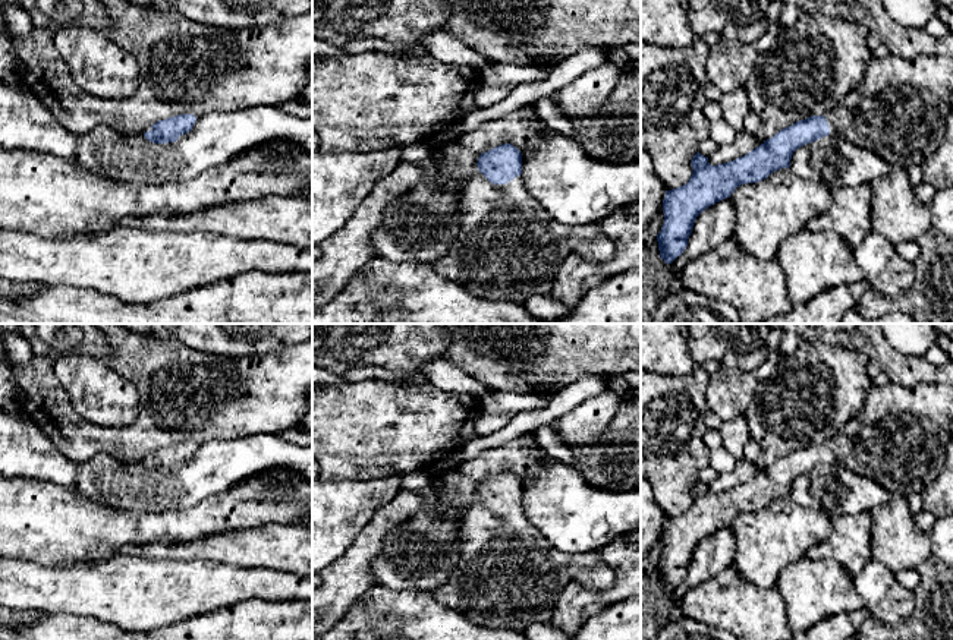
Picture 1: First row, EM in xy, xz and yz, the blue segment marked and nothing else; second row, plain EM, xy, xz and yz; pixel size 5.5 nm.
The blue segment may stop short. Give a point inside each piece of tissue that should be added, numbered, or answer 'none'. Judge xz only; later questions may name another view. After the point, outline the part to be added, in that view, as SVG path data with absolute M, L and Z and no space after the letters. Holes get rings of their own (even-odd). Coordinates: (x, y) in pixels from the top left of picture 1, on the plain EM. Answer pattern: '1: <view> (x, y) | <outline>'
1: xz (506, 574) | M478 501L469 507L459 523L457 543L457 557L447 561L452 564L450 577L431 590L431 593L440 603L460 612L469 621L482 627L525 631L534 624L550 621L556 600L567 583L576 581L592 590L606 590L614 583L614 574L600 558L598 551L586 554L557 551L529 523L522 504L515 505L506 513L493 513L482 501Z

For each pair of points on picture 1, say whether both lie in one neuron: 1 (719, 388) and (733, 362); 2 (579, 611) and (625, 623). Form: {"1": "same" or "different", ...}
{"1": "different", "2": "different"}

